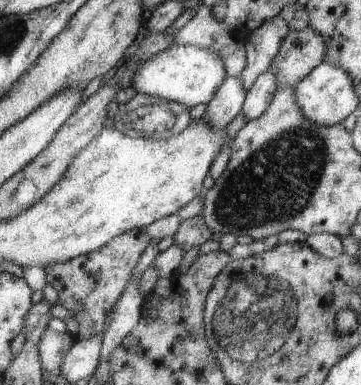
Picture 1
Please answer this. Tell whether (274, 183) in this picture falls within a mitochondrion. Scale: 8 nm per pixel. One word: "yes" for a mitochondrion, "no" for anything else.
yes

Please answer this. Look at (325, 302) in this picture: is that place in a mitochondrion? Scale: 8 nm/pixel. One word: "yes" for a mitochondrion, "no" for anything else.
no

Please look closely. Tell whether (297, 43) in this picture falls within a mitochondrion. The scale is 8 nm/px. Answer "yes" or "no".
no

